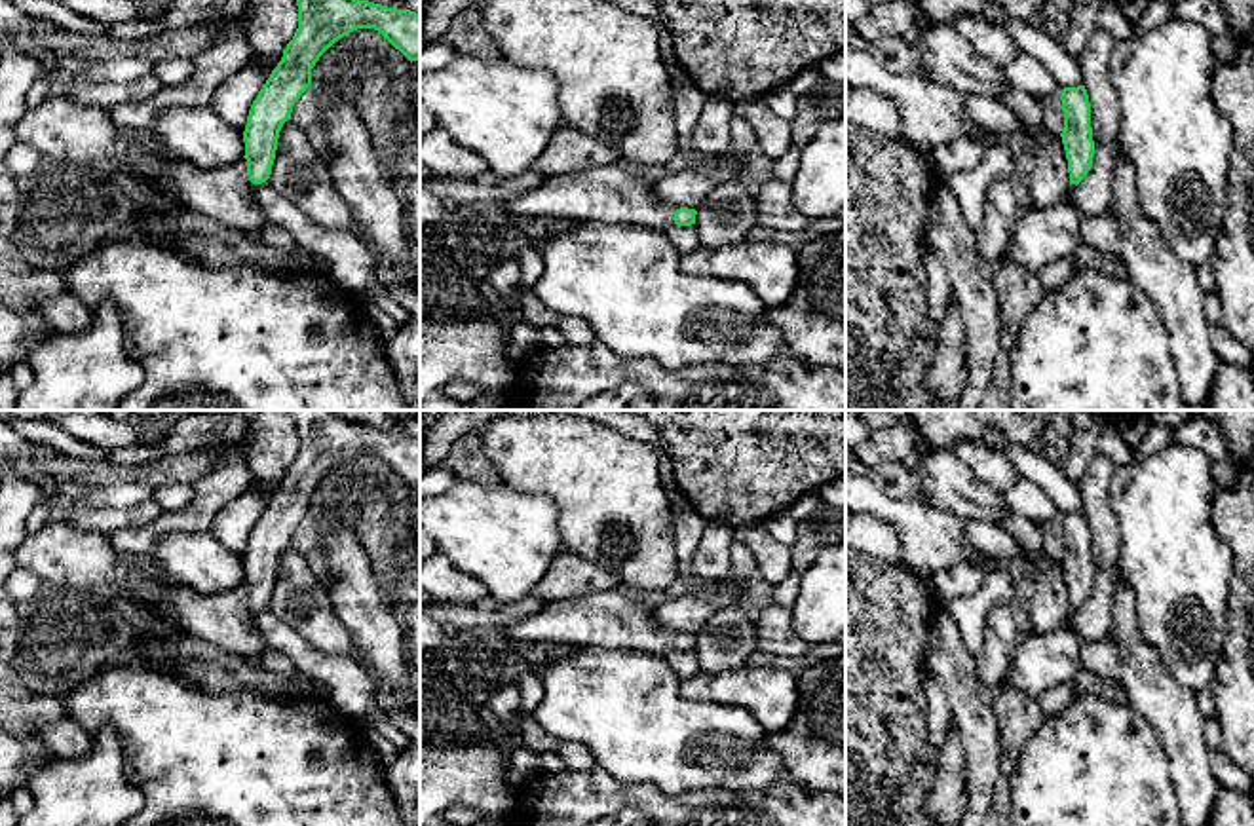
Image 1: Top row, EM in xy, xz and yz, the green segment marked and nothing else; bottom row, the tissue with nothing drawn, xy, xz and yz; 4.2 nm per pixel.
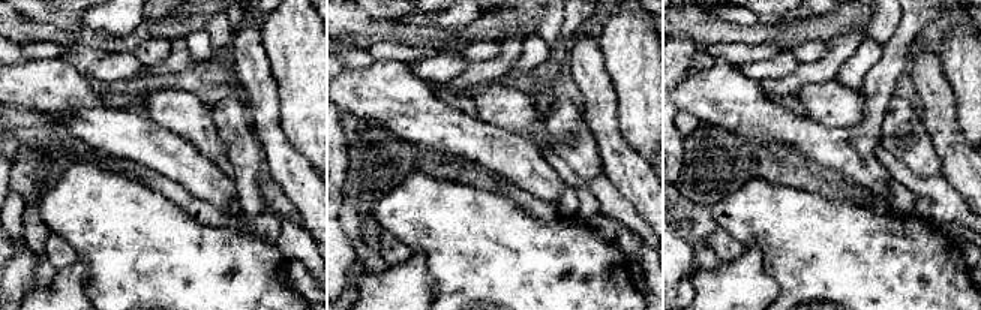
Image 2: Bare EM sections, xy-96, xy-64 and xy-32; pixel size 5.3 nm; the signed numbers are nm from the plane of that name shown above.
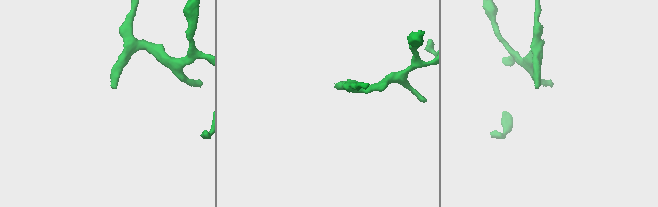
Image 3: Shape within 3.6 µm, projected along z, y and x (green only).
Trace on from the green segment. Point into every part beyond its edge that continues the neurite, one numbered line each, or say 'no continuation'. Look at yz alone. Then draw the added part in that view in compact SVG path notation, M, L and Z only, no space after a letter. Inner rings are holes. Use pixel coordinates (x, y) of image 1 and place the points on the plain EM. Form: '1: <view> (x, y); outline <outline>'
1: yz (1042, 661); outline M1068 610L1060 627L1043 634L1024 634L1005 682L1034 699L1054 685L1072 682L1079 670L1079 651L1083 648L1070 625L1074 615L1075 610Z

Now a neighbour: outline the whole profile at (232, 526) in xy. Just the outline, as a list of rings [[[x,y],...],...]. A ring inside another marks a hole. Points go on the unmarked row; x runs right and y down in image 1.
[[[247,486],[241,496],[218,511],[209,532],[232,553],[245,556],[251,530],[268,503],[266,492]]]

